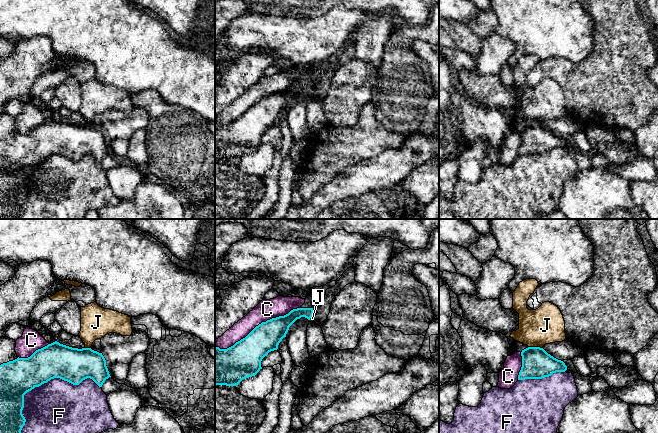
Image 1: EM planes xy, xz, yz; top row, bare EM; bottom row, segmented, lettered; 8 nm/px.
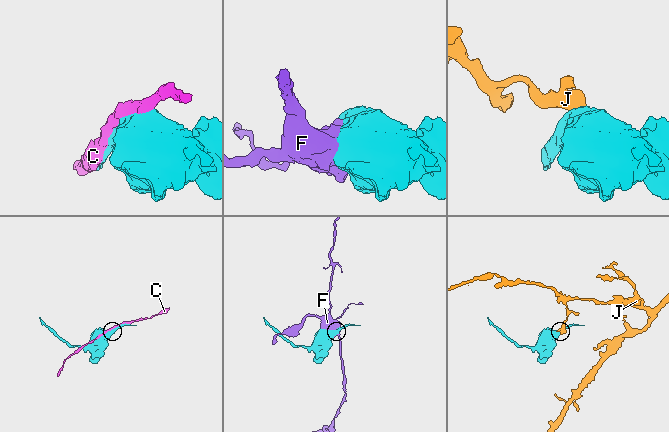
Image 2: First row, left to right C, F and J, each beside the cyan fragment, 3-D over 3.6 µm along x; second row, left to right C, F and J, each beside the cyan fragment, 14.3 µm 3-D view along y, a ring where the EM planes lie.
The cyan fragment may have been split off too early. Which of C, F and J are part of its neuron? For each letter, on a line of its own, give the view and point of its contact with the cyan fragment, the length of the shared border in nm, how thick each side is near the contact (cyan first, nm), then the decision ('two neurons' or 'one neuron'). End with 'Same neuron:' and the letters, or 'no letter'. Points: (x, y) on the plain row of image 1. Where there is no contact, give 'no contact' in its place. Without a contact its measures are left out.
C: contact xz (258, 101); length 750 nm; calibres 260 and 160 nm; two neurons
F: contact xy (38, 162); length 800 nm; calibres 280 and 500 nm; two neurons
J: contact yz (535, 123); length 110 nm; calibres 240 and 300 nm; two neurons
Same neuron: no letter

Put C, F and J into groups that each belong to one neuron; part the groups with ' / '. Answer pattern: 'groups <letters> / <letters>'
groups C / F / J

